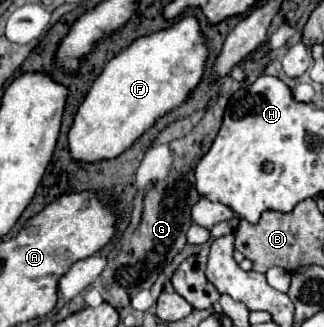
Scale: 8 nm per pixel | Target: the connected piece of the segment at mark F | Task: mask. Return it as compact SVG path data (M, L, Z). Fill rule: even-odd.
M183 16L181 20L173 20L163 30L133 40L127 48L123 48L103 66L101 74L93 80L85 100L81 102L67 136L71 158L79 162L99 162L99 160L113 160L121 156L159 118L163 118L165 114L169 114L171 110L179 108L183 102L189 100L191 92L203 80L207 54L209 54L209 44L195 16Z

